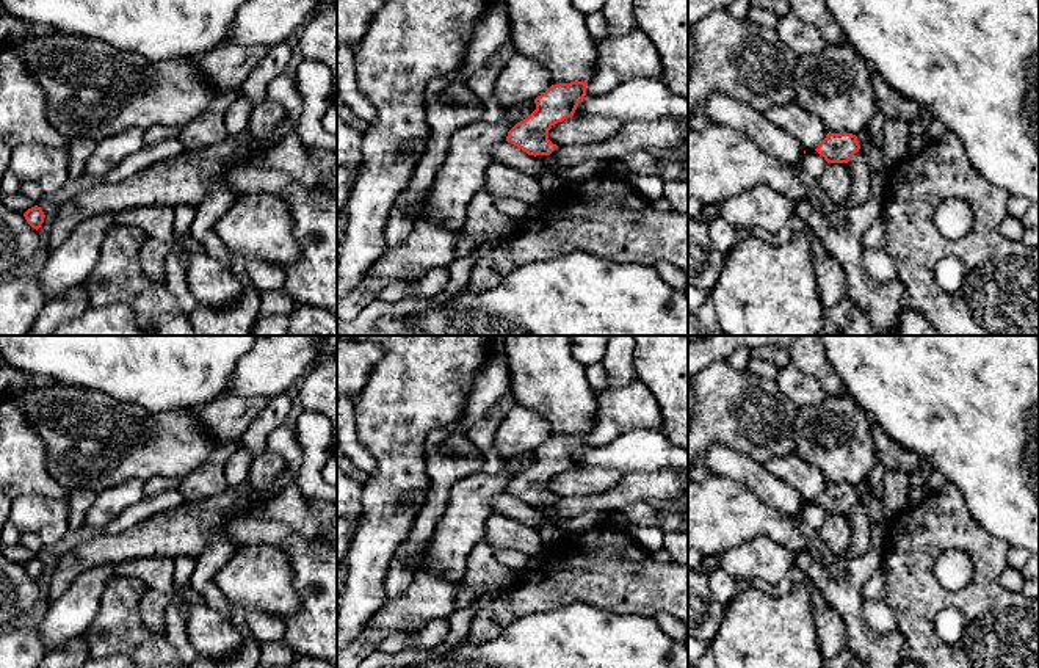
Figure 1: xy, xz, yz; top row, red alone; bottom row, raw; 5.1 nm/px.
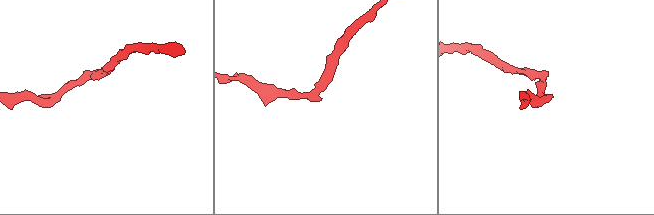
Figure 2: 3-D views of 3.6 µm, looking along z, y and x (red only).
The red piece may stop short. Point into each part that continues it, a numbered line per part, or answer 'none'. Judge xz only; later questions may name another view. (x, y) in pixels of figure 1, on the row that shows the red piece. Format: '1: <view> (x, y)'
1: xz (550, 165)

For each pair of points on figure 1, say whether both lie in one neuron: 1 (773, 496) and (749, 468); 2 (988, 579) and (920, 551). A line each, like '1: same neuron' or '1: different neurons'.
1: same neuron
2: same neuron

